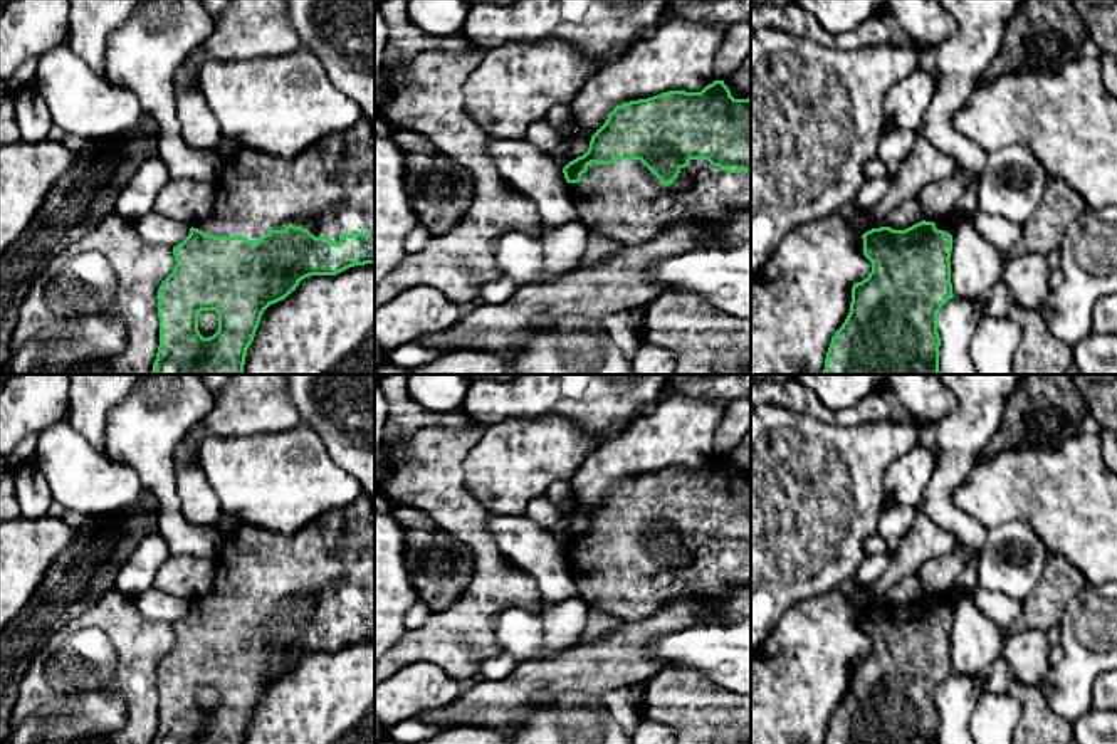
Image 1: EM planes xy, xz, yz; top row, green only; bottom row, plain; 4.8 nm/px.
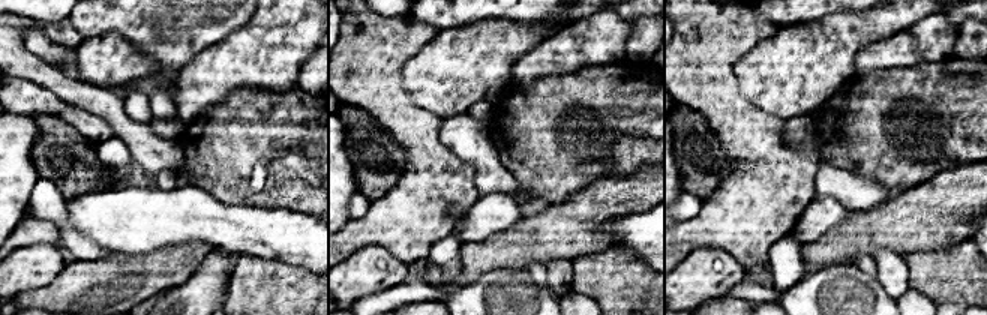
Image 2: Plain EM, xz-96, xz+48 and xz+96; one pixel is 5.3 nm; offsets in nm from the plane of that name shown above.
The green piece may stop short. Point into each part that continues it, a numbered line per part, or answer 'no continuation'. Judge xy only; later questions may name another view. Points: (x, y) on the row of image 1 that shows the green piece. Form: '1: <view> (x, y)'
1: xy (328, 188)

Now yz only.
1: yz (948, 225)

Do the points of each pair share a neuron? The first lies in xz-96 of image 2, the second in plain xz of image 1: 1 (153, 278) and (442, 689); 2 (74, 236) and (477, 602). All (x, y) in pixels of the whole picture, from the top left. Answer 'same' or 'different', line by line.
1: different
2: different

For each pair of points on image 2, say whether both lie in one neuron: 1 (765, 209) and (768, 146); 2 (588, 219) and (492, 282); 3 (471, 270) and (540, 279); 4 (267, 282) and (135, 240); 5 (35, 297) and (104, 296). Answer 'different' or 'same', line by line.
1: same
2: different
3: different
4: different
5: same

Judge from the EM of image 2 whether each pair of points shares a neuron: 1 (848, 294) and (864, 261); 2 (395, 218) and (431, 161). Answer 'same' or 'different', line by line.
1: same
2: same

